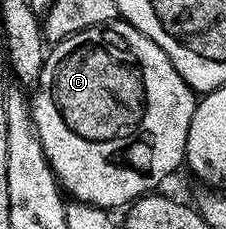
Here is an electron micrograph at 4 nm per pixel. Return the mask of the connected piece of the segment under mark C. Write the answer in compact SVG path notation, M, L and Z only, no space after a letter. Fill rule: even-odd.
M124 20L106 22L103 26L92 26L86 30L75 32L56 43L45 55L45 63L36 80L33 92L34 94L31 94L31 109L37 135L43 144L43 152L47 156L50 168L53 169L54 176L57 177L62 191L70 199L85 202L88 206L102 208L122 206L125 208L136 202L138 198L143 198L146 194L156 191L160 187L157 185L164 178L171 177L185 162L187 136L191 128L193 113L199 101L198 95L186 84L183 76L179 76L179 72L175 68L175 64L171 64L167 52L163 52L163 48L159 48L159 44L155 44L155 40L143 36L143 32L135 29L130 22Z

